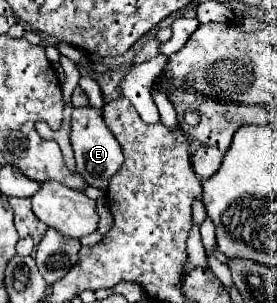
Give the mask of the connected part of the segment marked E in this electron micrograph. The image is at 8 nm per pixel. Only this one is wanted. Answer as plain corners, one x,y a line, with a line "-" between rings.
92,106
74,108
70,118
70,142
72,142
72,150
76,158
76,168
84,176
88,186
106,190
110,178
120,170
124,156
114,134
108,130
108,126
102,120
102,110

